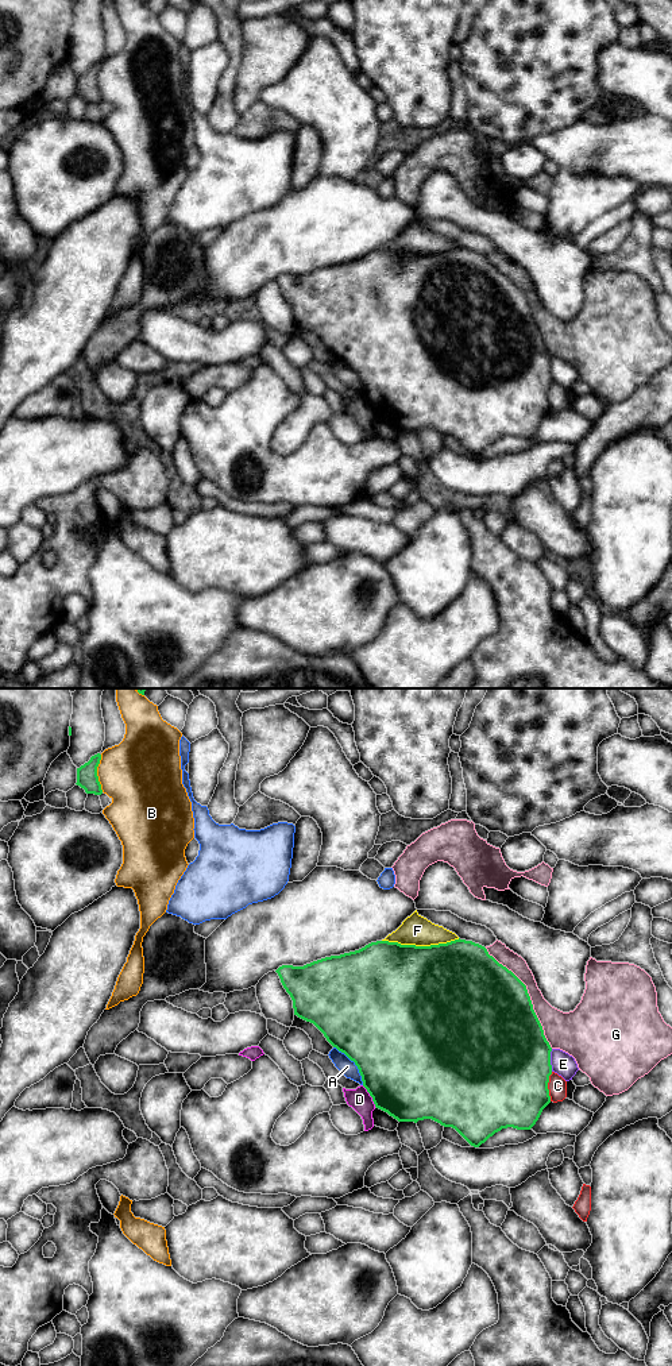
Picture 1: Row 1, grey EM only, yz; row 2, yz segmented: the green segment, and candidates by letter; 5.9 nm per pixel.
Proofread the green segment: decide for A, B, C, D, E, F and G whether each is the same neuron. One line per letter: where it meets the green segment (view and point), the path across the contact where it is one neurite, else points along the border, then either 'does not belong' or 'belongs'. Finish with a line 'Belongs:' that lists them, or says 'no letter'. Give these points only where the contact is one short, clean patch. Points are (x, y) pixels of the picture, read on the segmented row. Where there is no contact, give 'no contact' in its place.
A: yz (355, 1064) | does not belong
B: yz (96, 774) | does not belong
C: yz (547, 1087) | does not belong
D: yz (370, 1095) | along yz (362, 1085), (375, 1106) | does not belong
E: yz (549, 1060) | does not belong
F: yz (420, 946) | does not belong
G: yz (529, 996) | does not belong
Belongs: no letter

